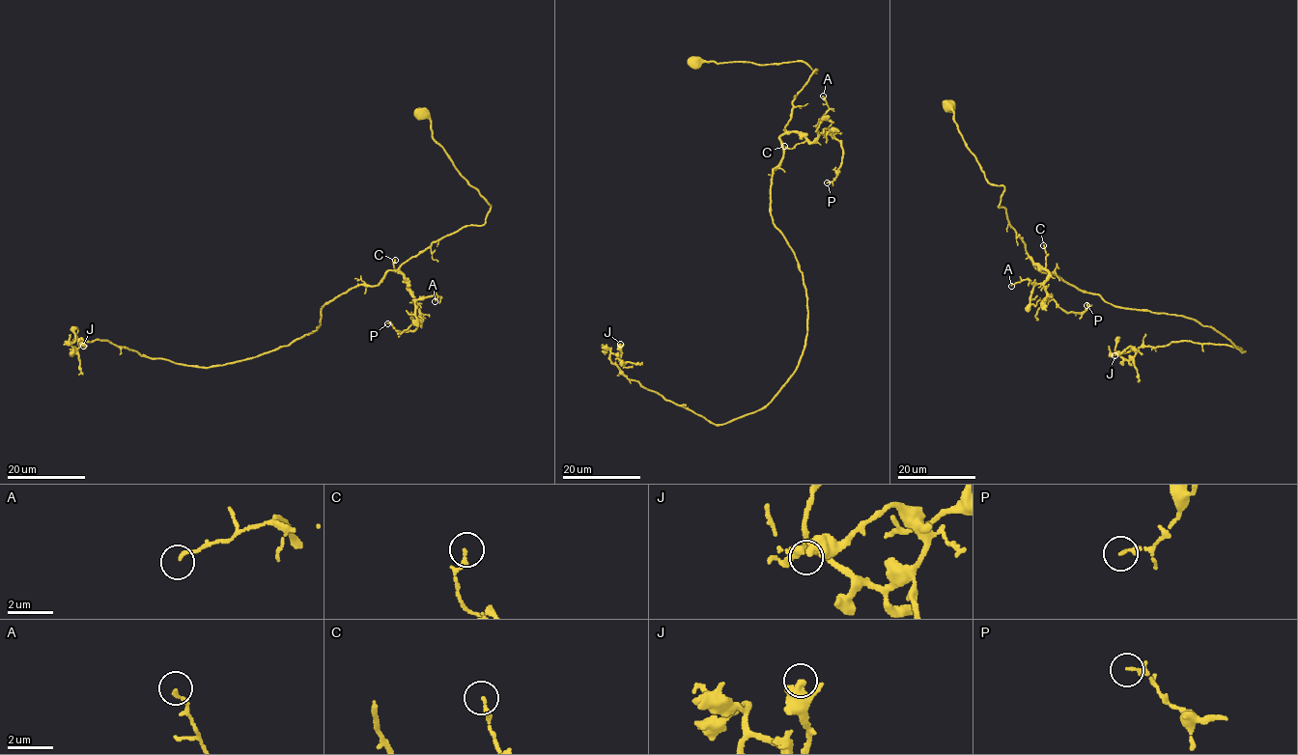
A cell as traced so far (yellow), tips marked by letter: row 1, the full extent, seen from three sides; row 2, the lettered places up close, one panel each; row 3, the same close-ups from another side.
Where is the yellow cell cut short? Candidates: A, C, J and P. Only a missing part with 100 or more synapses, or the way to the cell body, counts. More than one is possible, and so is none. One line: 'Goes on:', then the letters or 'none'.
Goes on: none

